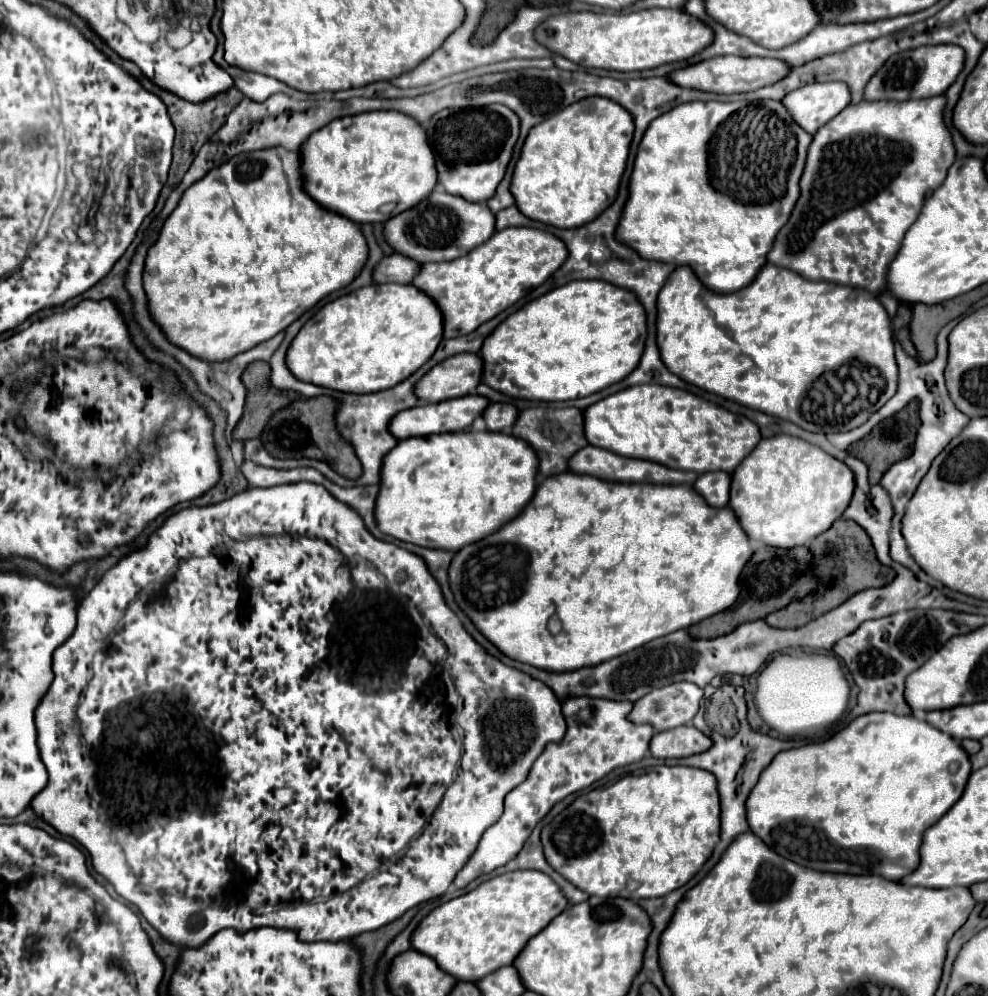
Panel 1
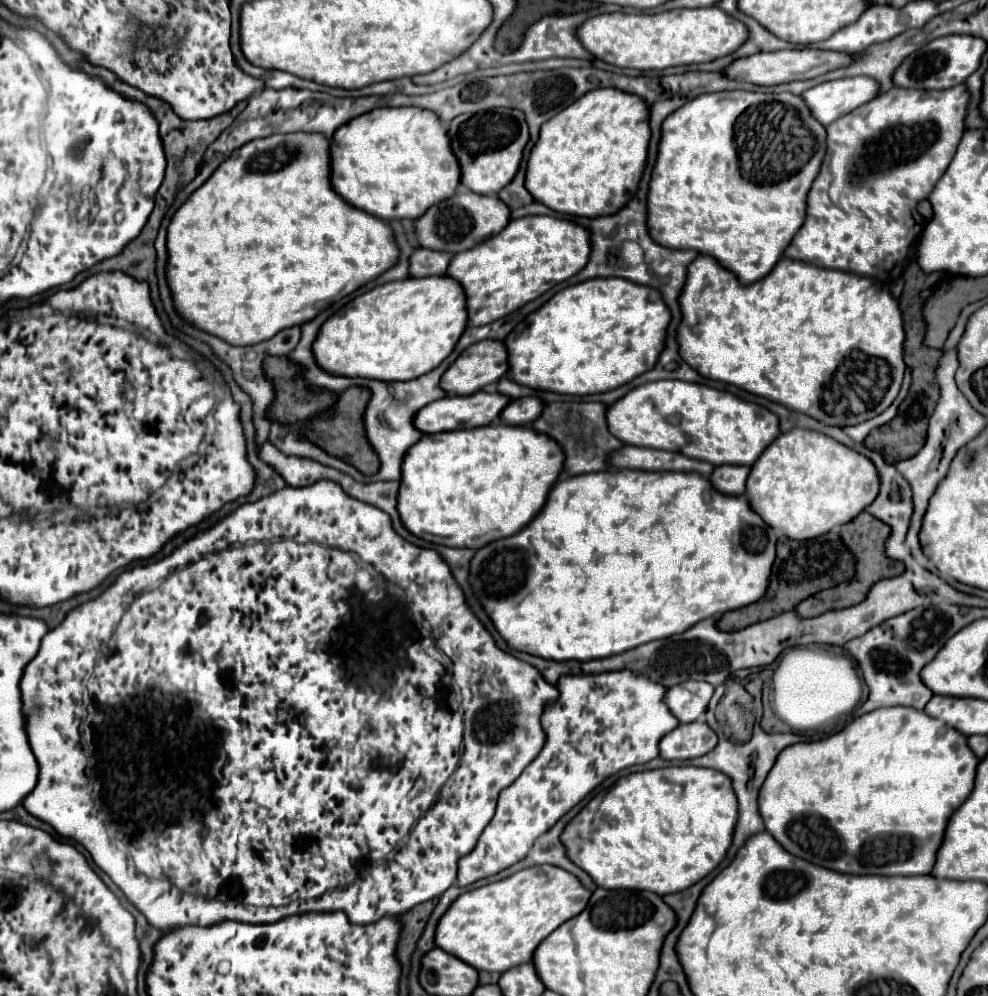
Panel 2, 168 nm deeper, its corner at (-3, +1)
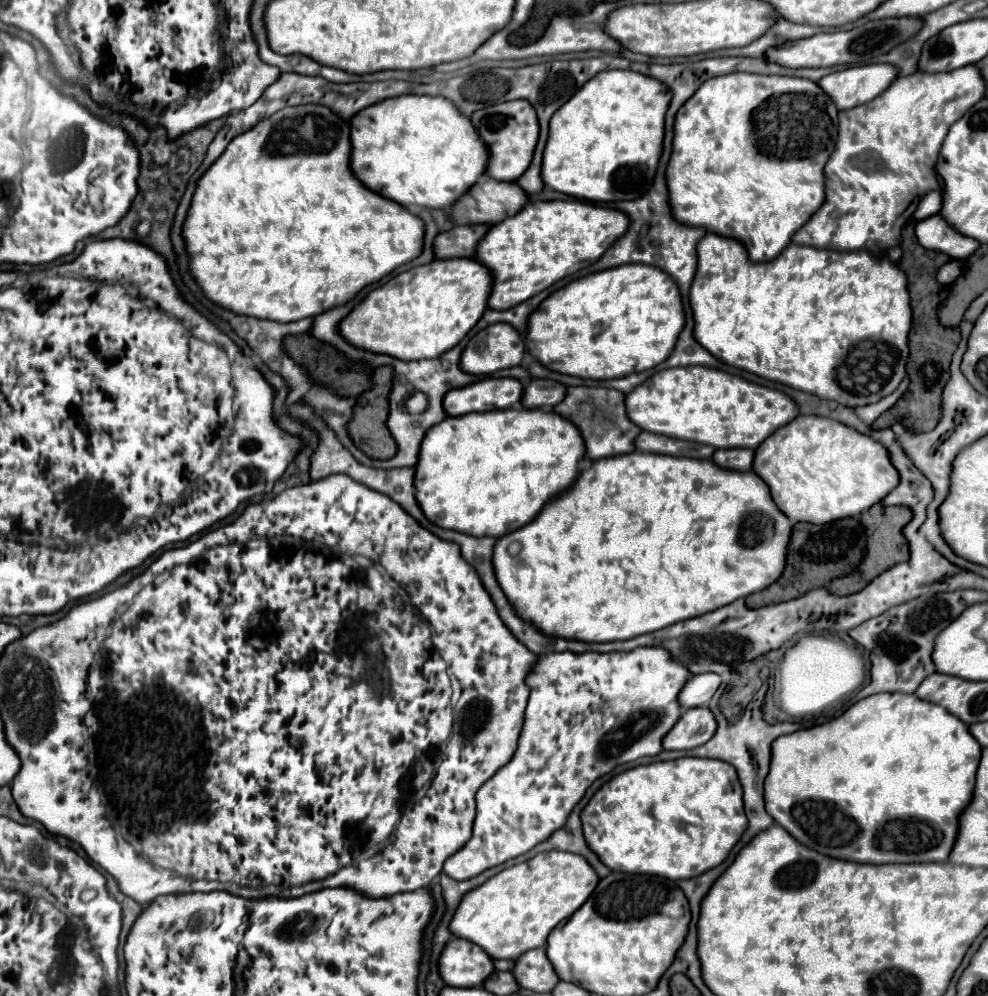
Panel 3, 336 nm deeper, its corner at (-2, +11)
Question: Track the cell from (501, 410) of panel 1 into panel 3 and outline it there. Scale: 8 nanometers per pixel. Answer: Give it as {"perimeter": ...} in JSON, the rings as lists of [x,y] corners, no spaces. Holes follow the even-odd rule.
{"perimeter":[[[531,380],[521,396],[525,408],[553,408],[565,396],[565,386],[553,380]]]}

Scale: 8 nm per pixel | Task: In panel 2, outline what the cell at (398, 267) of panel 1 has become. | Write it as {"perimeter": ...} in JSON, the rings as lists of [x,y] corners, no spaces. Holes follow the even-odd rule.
{"perimeter":[[[418,248],[410,258],[412,276],[442,276],[452,260],[452,254],[438,254],[434,250]]]}

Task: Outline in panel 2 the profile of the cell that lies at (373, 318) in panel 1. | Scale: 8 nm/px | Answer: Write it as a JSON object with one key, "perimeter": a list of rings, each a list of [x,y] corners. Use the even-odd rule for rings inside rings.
{"perimeter":[[[450,276],[388,282],[354,298],[322,326],[314,342],[320,368],[338,376],[412,380],[450,356],[468,326],[466,292]]]}

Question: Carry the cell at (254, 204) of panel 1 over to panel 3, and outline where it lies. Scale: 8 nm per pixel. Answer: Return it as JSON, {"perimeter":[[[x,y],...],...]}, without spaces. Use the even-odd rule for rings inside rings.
{"perimeter":[[[305,104],[305,106],[293,106],[293,108],[283,108],[281,112],[275,112],[271,118],[261,120],[257,126],[251,130],[239,134],[233,138],[233,142],[227,146],[221,158],[211,164],[205,174],[199,178],[187,218],[183,222],[183,240],[185,248],[189,252],[189,272],[203,290],[205,298],[211,300],[213,304],[231,310],[233,314],[239,316],[251,316],[251,318],[261,318],[261,320],[277,320],[277,322],[293,322],[301,318],[313,318],[325,308],[333,308],[337,304],[345,304],[351,300],[363,286],[373,284],[381,280],[383,276],[391,274],[395,268],[401,264],[417,258],[421,254],[423,246],[423,222],[407,212],[403,206],[397,202],[391,202],[365,186],[357,182],[349,168],[349,152],[351,152],[351,142],[349,142],[349,124],[339,120],[337,114],[333,114],[325,106],[317,104]]]}

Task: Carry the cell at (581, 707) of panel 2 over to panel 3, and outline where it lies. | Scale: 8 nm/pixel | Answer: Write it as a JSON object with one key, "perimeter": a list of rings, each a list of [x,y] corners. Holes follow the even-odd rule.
{"perimeter":[[[637,648],[633,652],[611,654],[585,652],[585,656],[561,652],[537,658],[535,672],[527,676],[531,696],[525,710],[525,728],[517,756],[513,756],[513,760],[501,768],[497,776],[489,778],[481,792],[477,792],[473,836],[455,856],[445,862],[445,874],[453,880],[467,880],[487,868],[529,852],[565,824],[573,806],[599,776],[611,772],[619,764],[659,754],[661,738],[681,716],[677,694],[687,676],[689,672],[685,672],[681,664],[673,664],[663,648]]]}

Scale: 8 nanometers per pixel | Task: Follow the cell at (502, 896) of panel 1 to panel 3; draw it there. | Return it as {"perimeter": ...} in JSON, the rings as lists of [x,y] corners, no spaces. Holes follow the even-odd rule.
{"perimeter":[[[559,850],[541,852],[467,892],[449,922],[449,930],[457,938],[477,944],[491,958],[517,960],[527,950],[543,948],[549,932],[591,896],[597,882],[599,876],[583,856]]]}

